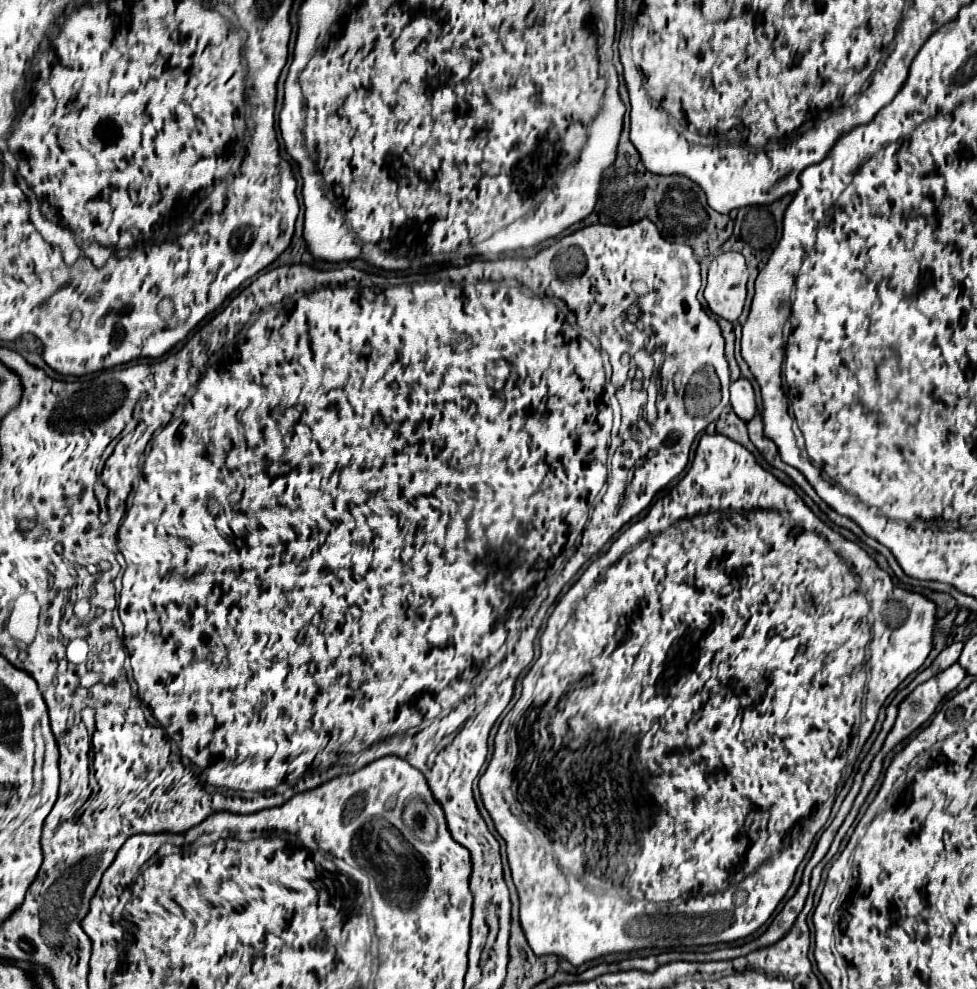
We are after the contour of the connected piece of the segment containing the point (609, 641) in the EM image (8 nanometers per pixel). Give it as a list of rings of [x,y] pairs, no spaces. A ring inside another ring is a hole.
[[[703,435],[699,439],[699,447],[695,451],[695,459],[691,463],[691,469],[685,473],[685,477],[671,489],[671,493],[667,493],[665,497],[657,499],[651,509],[647,511],[647,515],[639,521],[635,521],[629,529],[625,529],[615,543],[611,545],[611,549],[599,557],[597,561],[593,561],[587,571],[579,577],[579,581],[563,595],[563,599],[559,599],[555,611],[551,613],[545,633],[541,635],[541,655],[524,677],[522,681],[523,693],[519,697],[519,701],[515,703],[515,707],[525,707],[529,703],[529,707],[521,709],[511,709],[511,715],[507,713],[507,717],[503,717],[501,725],[495,735],[495,751],[493,751],[493,759],[489,761],[487,771],[483,773],[483,787],[481,797],[483,803],[495,823],[495,829],[499,831],[499,835],[505,839],[507,843],[507,859],[509,859],[509,867],[511,867],[511,875],[513,875],[513,883],[517,887],[519,893],[519,901],[521,901],[521,909],[519,909],[519,919],[521,919],[521,927],[525,931],[525,937],[531,945],[531,949],[537,955],[557,955],[567,959],[571,965],[579,967],[587,961],[593,961],[601,955],[609,955],[609,953],[629,953],[635,949],[645,949],[645,947],[689,947],[689,945],[713,945],[713,943],[731,943],[737,941],[741,937],[751,935],[753,931],[757,931],[775,911],[775,907],[779,905],[779,901],[785,897],[787,889],[793,883],[793,875],[799,867],[799,863],[803,861],[805,853],[809,851],[809,847],[813,842],[813,837],[817,835],[817,831],[825,825],[829,811],[833,807],[833,801],[837,797],[837,787],[841,787],[839,783],[844,784],[844,781],[849,776],[856,761],[856,755],[849,756],[849,751],[845,747],[849,746],[849,739],[853,739],[853,735],[857,737],[857,749],[865,743],[865,739],[871,735],[877,713],[881,703],[885,701],[885,697],[907,677],[911,675],[911,671],[917,671],[923,661],[927,659],[929,651],[931,651],[931,641],[933,641],[933,623],[935,623],[935,603],[929,601],[925,595],[921,593],[913,593],[901,587],[895,587],[891,577],[855,543],[847,541],[845,537],[841,537],[837,531],[833,531],[831,527],[827,527],[805,503],[803,499],[795,493],[793,487],[785,485],[783,481],[779,481],[775,475],[771,475],[767,469],[763,469],[757,461],[755,455],[745,449],[743,445],[735,443],[733,439],[721,437],[721,435]],[[869,647],[869,663],[871,663],[871,681],[867,685],[867,693],[865,693],[865,681],[867,681],[867,667],[865,667],[865,651]],[[557,739],[561,739],[561,743],[565,743],[565,747],[569,747],[569,755],[573,755],[573,759],[569,759],[569,763],[553,763],[553,755],[549,755],[549,741],[557,743]]]

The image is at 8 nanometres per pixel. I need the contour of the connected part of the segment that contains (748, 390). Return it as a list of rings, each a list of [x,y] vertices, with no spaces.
[[[739,377],[731,383],[731,405],[743,421],[749,421],[755,415],[755,393],[749,379]]]

